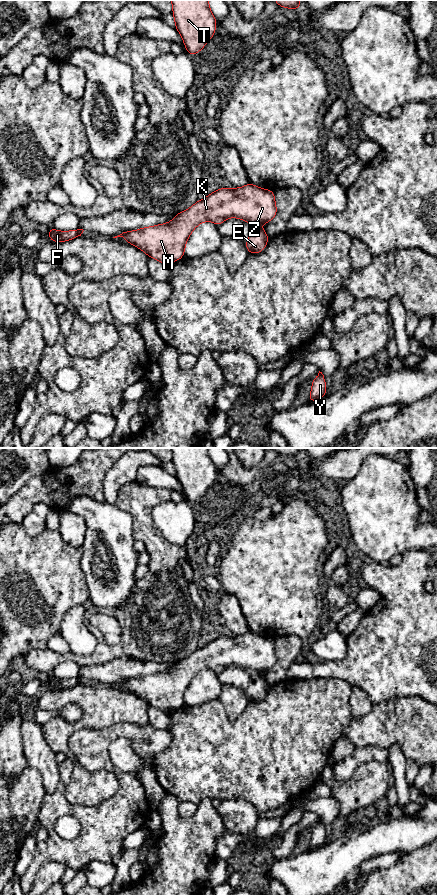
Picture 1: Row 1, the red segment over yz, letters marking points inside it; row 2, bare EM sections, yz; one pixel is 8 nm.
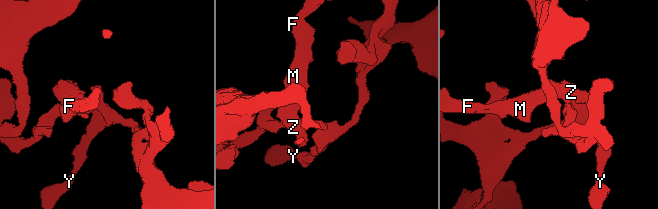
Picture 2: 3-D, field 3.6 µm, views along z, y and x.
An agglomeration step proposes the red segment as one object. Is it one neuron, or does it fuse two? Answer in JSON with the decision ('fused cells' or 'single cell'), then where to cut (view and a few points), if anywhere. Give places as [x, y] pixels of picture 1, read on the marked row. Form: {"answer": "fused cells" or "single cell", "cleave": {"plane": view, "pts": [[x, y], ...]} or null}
{"answer": "fused cells", "cleave": {"plane": "yz", "pts": [[250, 222], [258, 224]]}}

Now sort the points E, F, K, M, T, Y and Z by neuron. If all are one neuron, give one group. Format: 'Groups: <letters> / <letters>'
Groups: E T Y / F K M Z

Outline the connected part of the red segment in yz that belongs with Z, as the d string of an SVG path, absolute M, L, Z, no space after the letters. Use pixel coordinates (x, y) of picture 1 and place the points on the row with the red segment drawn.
M248 183L246 184L244 187L241 188L234 188L232 187L231 189L226 189L224 187L221 187L220 189L216 190L215 192L209 194L208 196L206 196L204 199L202 200L198 200L194 205L192 205L189 209L175 214L175 217L173 218L172 221L168 222L168 223L164 223L164 224L159 224L159 225L155 225L155 226L151 226L151 227L144 227L138 230L134 230L134 231L126 231L123 232L122 234L115 236L113 238L117 238L117 237L123 237L129 244L132 244L134 246L136 246L137 248L139 248L140 250L142 250L144 253L146 253L148 255L148 257L150 258L154 258L157 261L163 263L164 265L169 265L172 262L178 261L180 260L184 254L185 254L185 246L186 246L186 242L189 238L189 236L191 235L192 231L201 223L203 222L207 222L207 221L211 221L213 222L215 225L221 225L221 223L229 218L235 217L241 220L244 220L246 222L256 222L257 224L262 224L265 223L267 224L268 222L270 222L275 216L277 215L277 208L276 208L276 202L275 202L275 195L274 195L274 191L268 190L268 189L262 189L260 187L257 187L255 185L253 185L252 183Z

